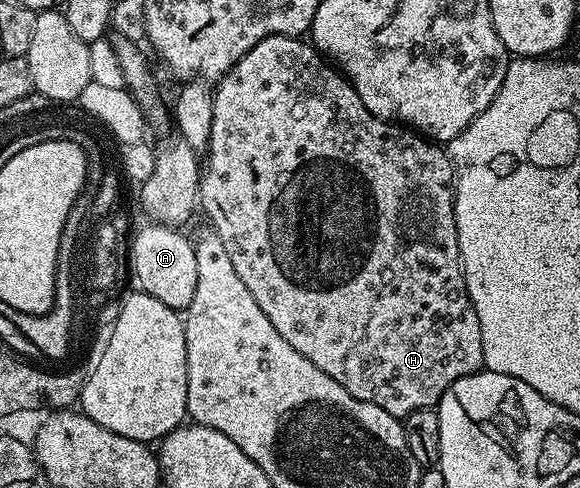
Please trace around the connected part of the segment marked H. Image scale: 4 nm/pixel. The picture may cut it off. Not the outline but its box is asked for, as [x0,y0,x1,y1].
[199,36,483,470]

